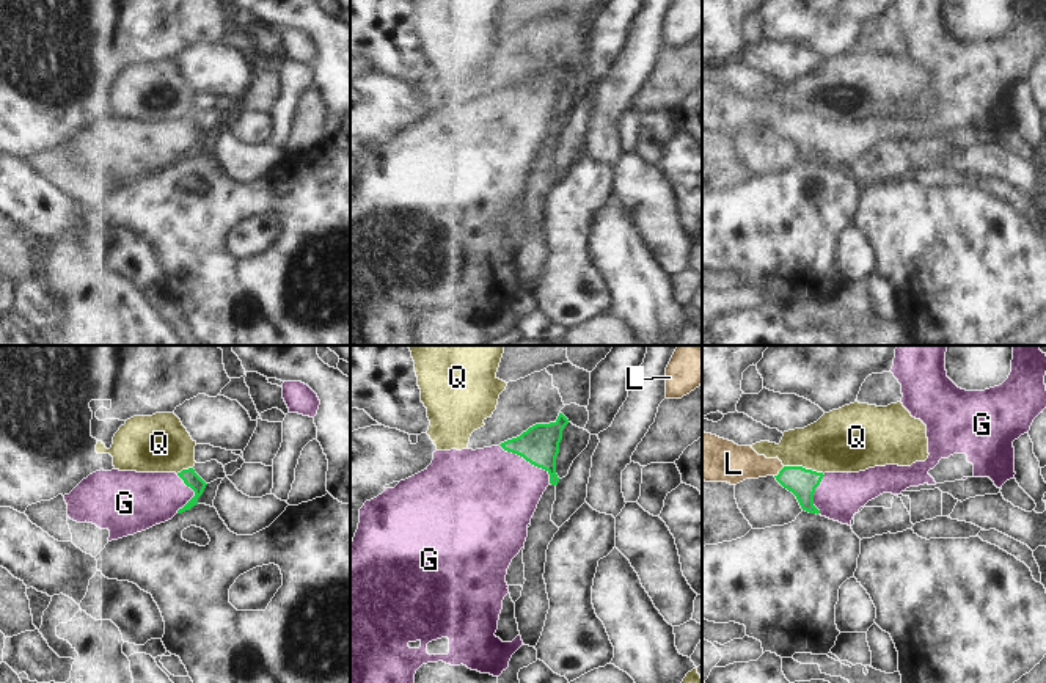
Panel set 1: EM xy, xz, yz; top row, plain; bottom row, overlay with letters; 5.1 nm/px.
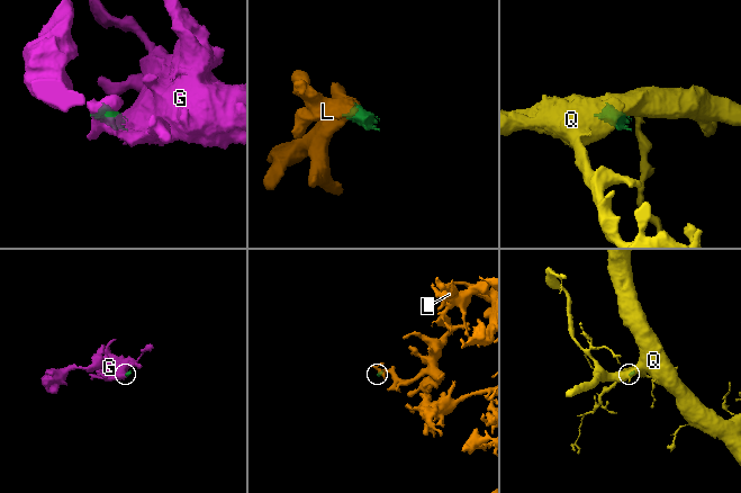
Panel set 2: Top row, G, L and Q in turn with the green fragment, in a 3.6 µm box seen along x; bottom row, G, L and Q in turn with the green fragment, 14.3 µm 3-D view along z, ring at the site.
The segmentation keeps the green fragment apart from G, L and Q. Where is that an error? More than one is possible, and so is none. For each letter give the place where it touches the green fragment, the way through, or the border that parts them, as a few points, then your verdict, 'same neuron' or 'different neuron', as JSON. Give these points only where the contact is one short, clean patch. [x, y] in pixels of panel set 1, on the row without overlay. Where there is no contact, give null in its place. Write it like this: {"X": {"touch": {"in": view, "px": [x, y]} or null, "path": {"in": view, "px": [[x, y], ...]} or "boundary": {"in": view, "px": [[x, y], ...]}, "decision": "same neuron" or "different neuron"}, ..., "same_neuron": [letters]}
{"G": {"touch": {"in": "xz", "px": [528, 109]}, "decision": "same neuron"}, "L": {"touch": {"in": "yz", "px": [779, 120]}, "path": {"in": "yz", "px": [[801, 131], [779, 120], [732, 112]]}, "decision": "same neuron"}, "Q": {"touch": {"in": "yz", "px": [804, 116]}, "decision": "different neuron"}, "same_neuron": ["G", "L"]}

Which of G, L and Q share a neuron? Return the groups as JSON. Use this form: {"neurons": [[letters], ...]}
{"neurons": [["G", "L"], ["Q"]]}

